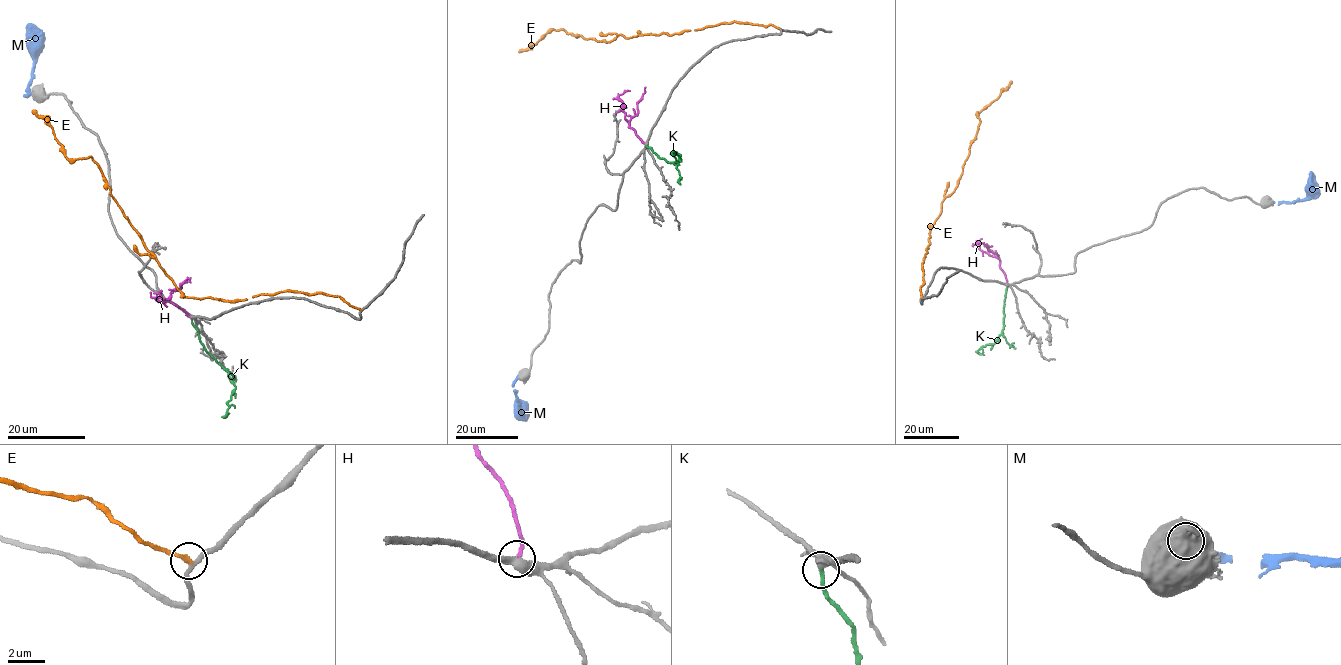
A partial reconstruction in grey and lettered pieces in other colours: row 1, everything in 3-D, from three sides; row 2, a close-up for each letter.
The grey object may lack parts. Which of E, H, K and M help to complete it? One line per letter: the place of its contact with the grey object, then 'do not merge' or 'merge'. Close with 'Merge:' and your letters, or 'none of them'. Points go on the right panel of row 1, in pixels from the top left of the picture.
E: contact (922, 297); do not merge
H: contact (1006, 283); merge
K: contact (1007, 286); merge
M: contact (1267, 199); do not merge
Merge: H, K

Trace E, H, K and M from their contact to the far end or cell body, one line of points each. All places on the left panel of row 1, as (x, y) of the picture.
E: (360, 310), (321, 293), (184, 297), (112, 196), (100, 168), (90, 157), (68, 159), (46, 119), (32, 111)
H: (190, 317), (171, 301), (171, 292), (181, 288), (180, 283), (188, 278), (190, 282)
K: (191, 318), (206, 351), (225, 369), (235, 387), (223, 416), (229, 413)
M: (31, 93), (25, 95), (33, 69), (33, 43), (28, 23)

